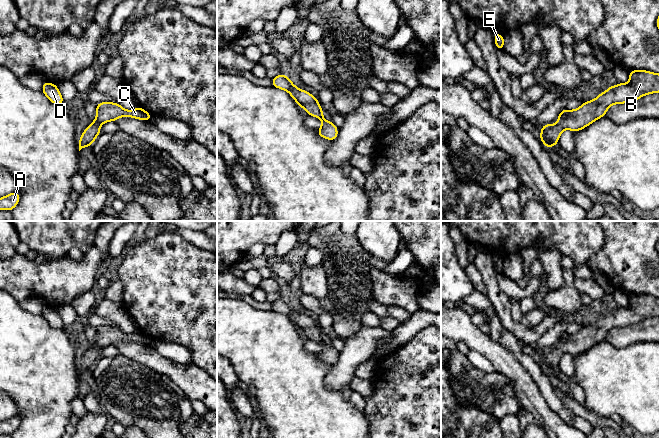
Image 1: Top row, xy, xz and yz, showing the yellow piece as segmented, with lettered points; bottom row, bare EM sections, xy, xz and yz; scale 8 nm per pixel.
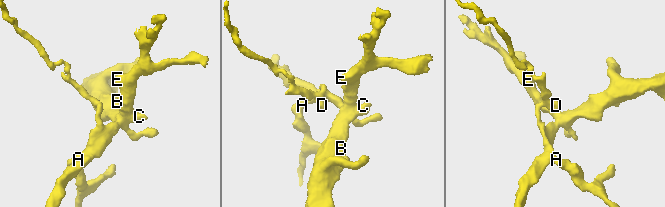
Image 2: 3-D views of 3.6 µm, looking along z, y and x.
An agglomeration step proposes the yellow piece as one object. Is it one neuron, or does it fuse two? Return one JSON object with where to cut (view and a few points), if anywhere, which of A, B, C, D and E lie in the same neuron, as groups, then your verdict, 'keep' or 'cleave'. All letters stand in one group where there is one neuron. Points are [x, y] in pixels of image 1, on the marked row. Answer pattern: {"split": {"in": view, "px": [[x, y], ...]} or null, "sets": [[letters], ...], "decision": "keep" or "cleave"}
{"split": null, "sets": [["A", "B", "C", "D", "E"]], "decision": "keep"}

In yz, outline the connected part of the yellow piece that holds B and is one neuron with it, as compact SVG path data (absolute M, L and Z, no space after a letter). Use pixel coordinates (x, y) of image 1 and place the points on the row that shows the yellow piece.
M630 70L630 81L609 86L595 99L583 102L574 110L560 111L556 124L544 124L541 127L539 139L544 146L557 146L560 135L565 129L577 132L592 124L597 119L605 116L610 106L633 102L641 97L659 93L659 74L647 70Z

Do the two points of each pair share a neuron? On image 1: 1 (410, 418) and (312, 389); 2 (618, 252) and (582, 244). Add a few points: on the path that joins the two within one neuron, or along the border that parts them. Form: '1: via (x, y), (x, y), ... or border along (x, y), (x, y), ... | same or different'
1: border along (361, 411), (369, 427) | different
2: border along (603, 231), (604, 244), (588, 261) | different

